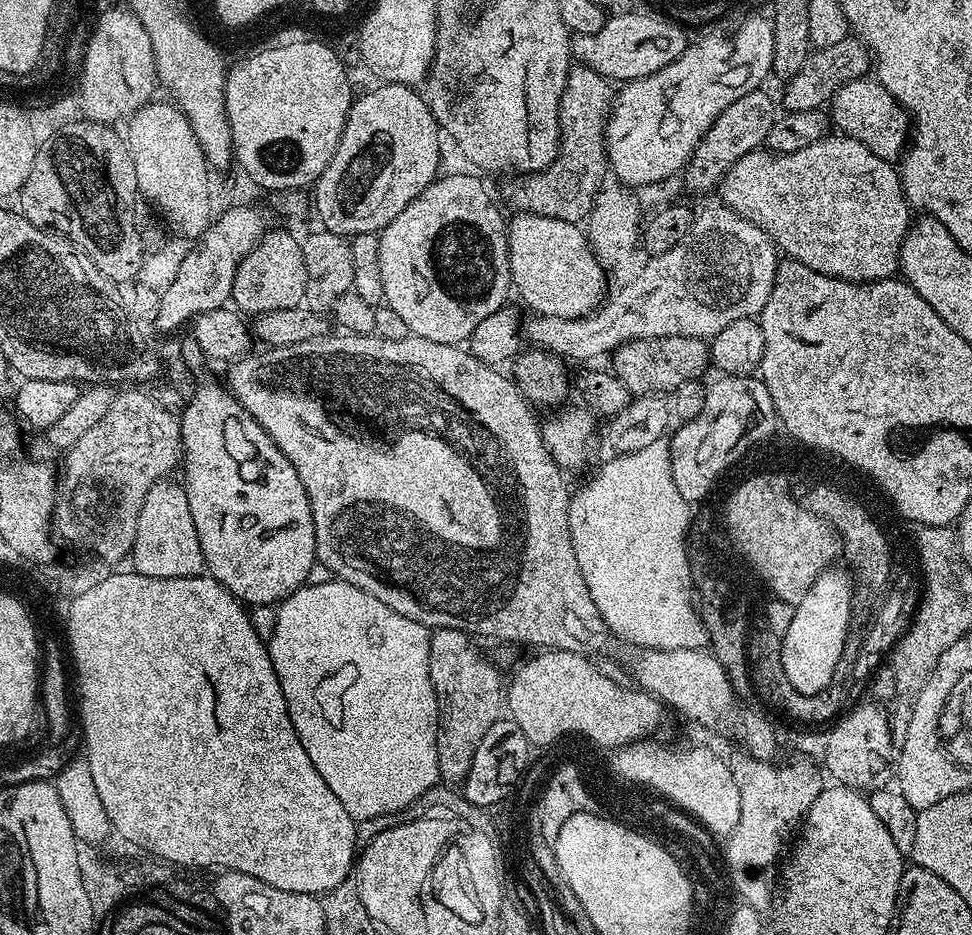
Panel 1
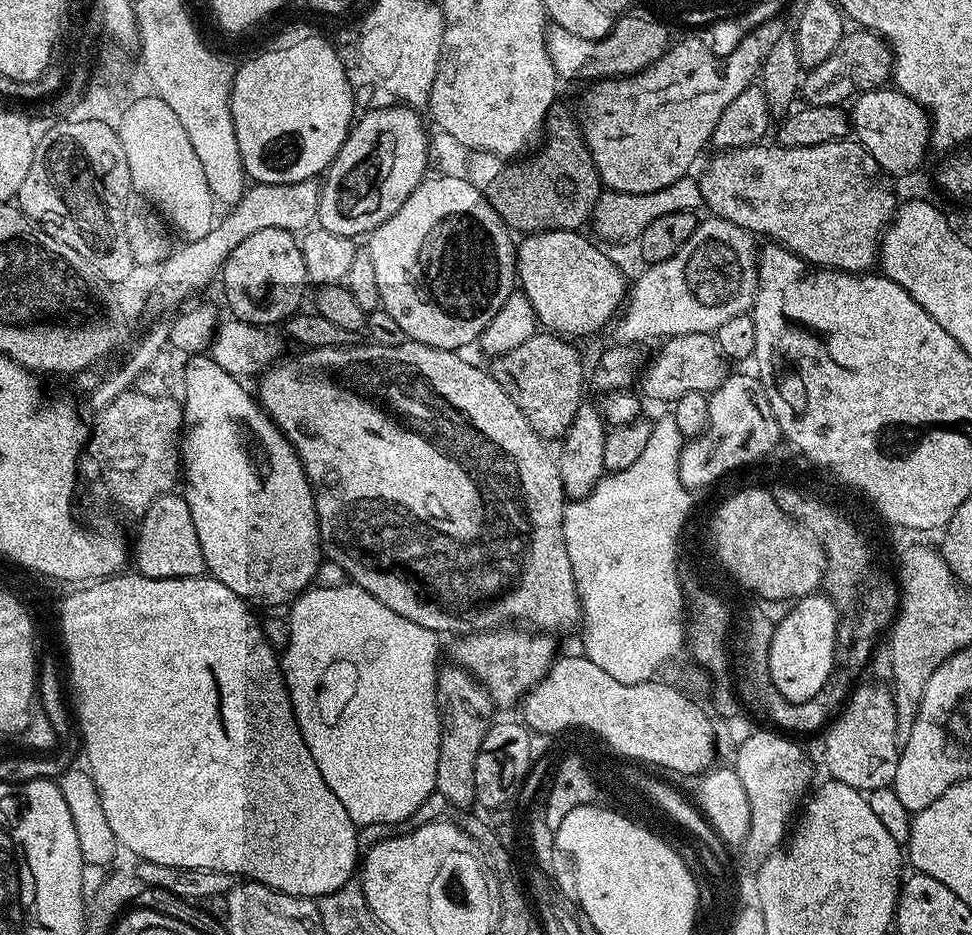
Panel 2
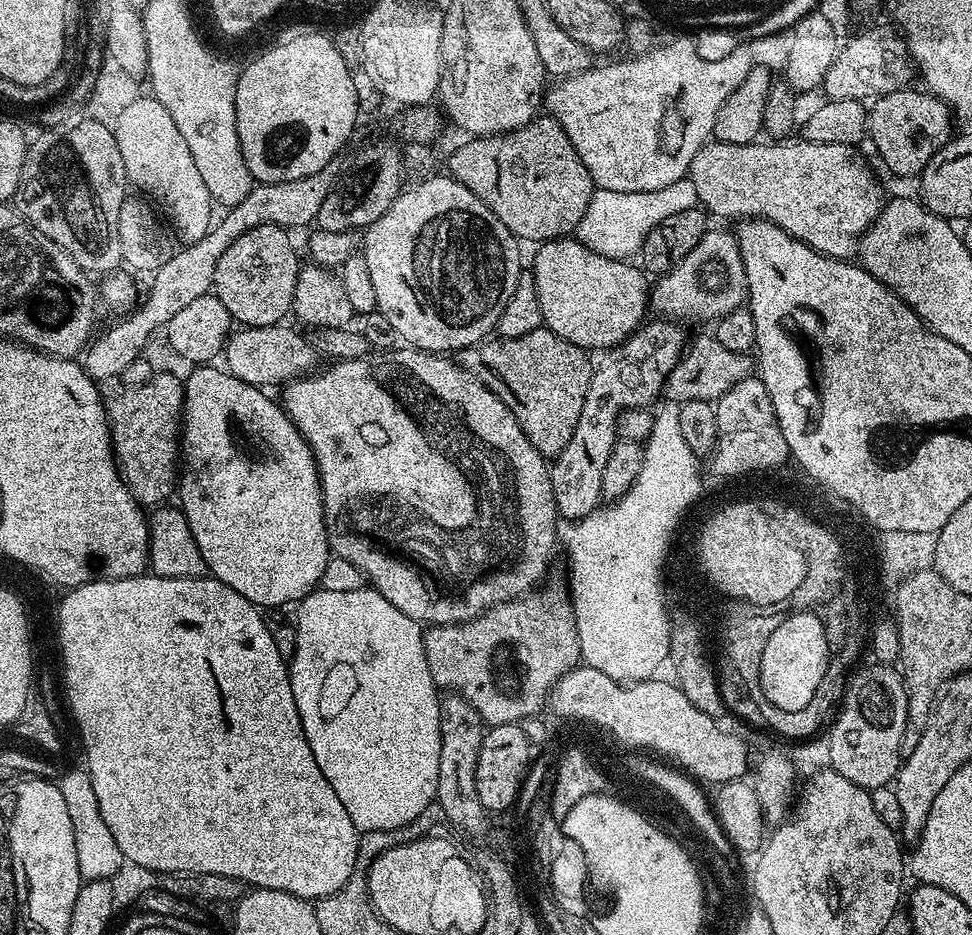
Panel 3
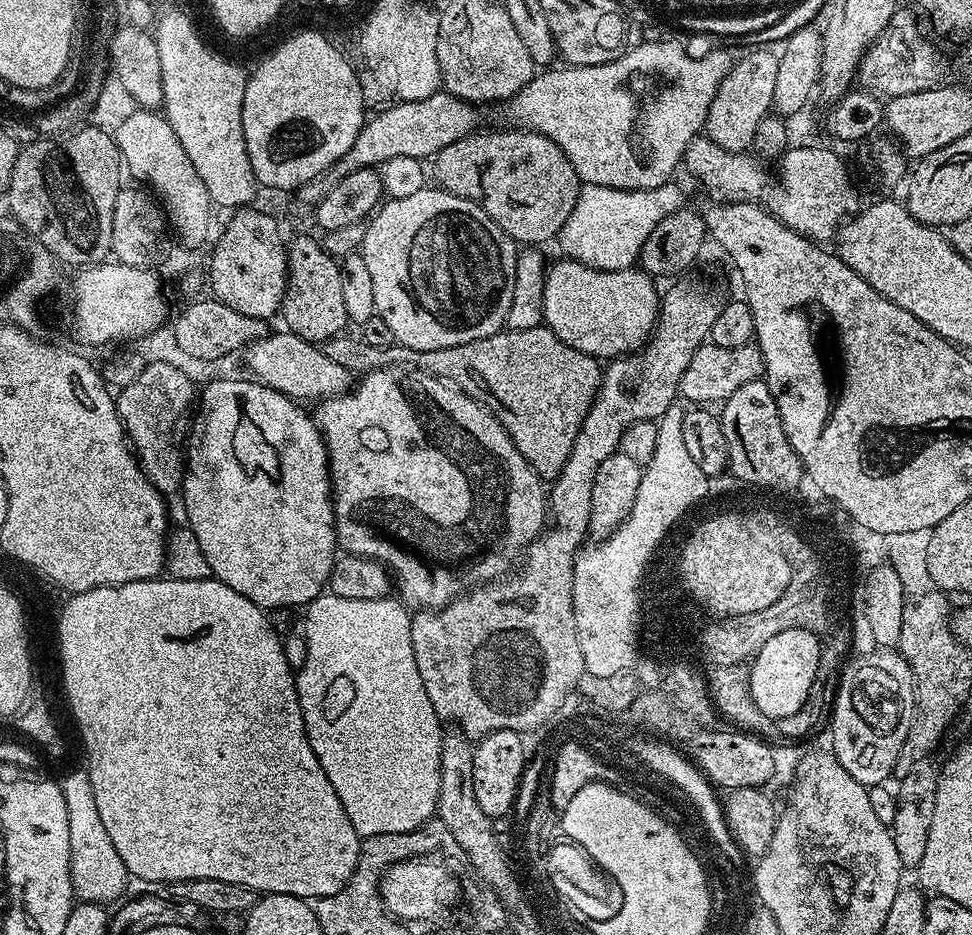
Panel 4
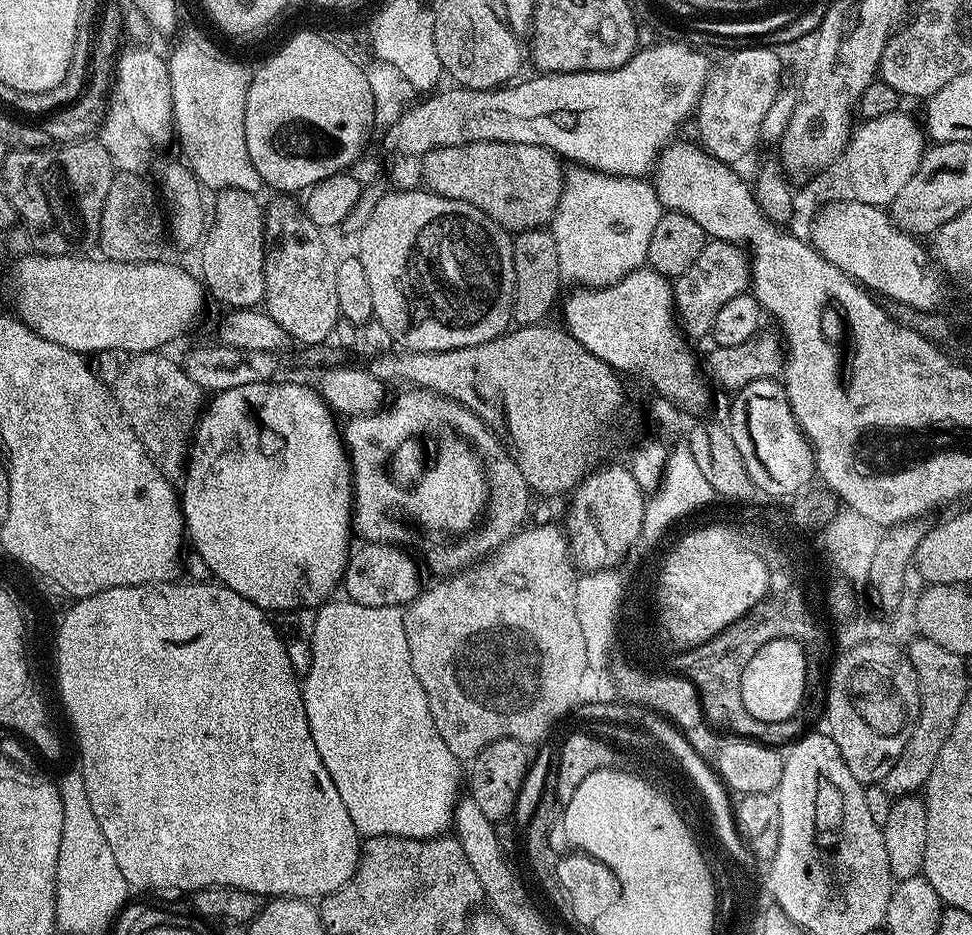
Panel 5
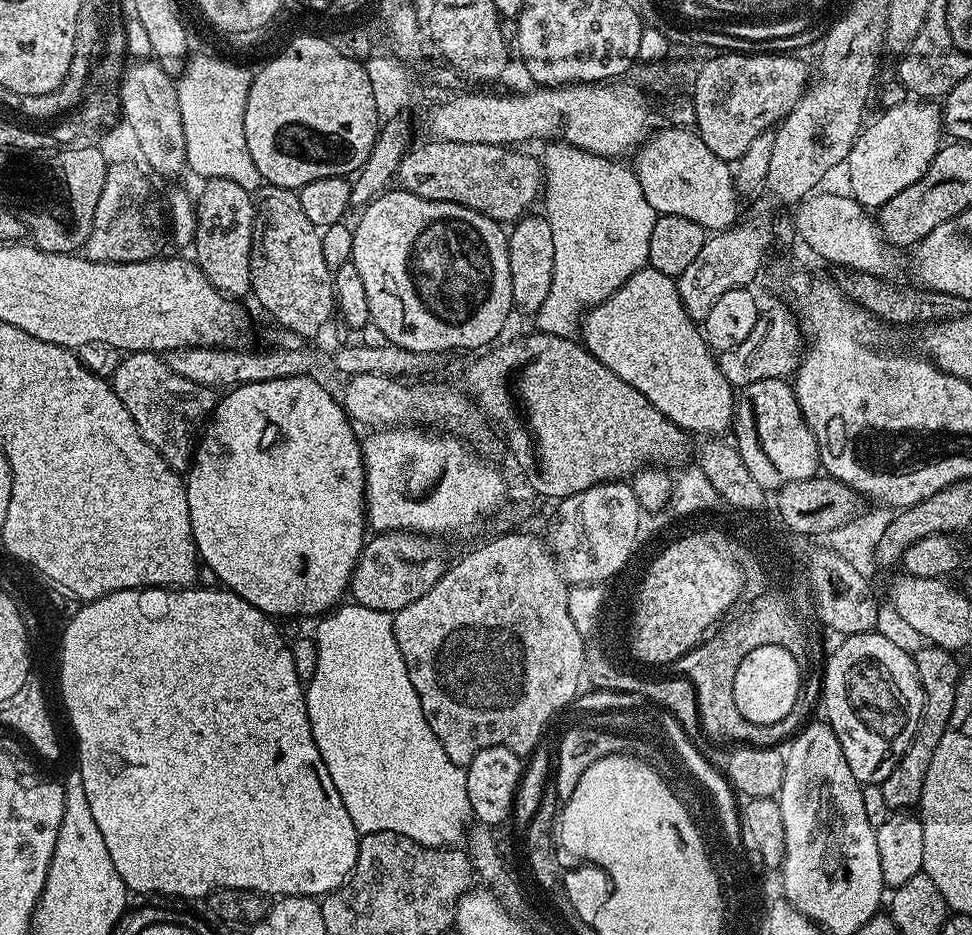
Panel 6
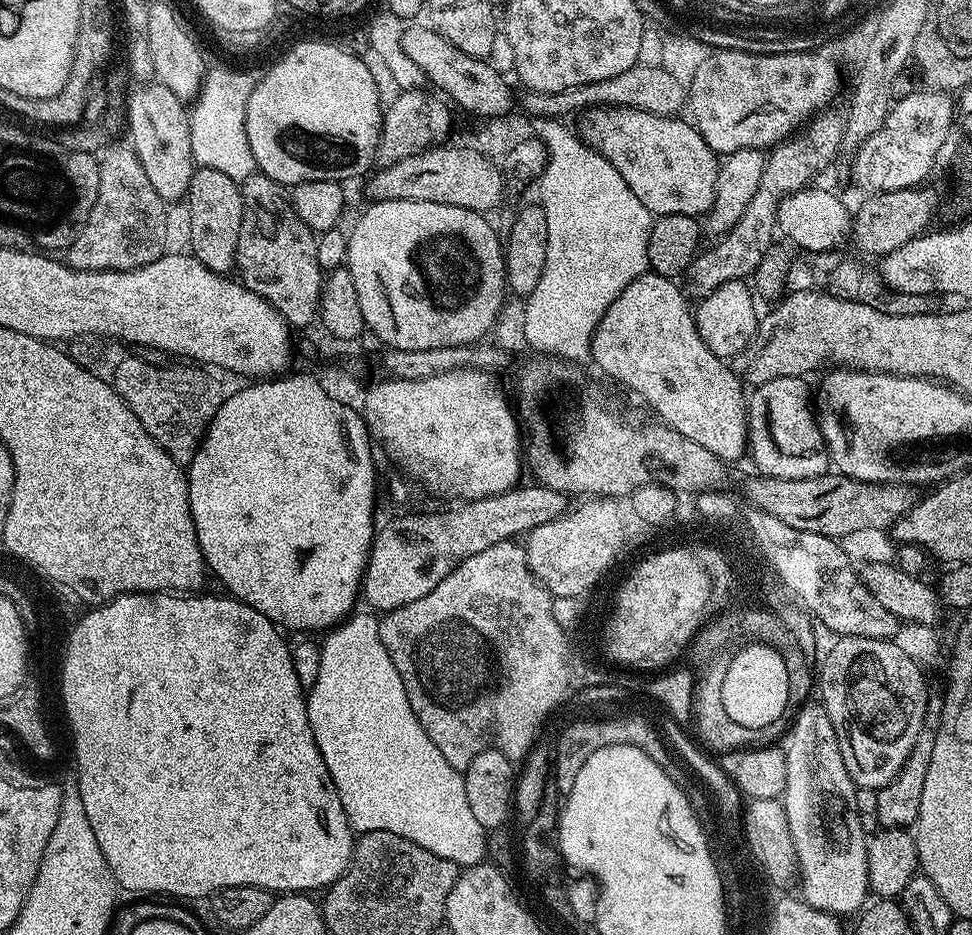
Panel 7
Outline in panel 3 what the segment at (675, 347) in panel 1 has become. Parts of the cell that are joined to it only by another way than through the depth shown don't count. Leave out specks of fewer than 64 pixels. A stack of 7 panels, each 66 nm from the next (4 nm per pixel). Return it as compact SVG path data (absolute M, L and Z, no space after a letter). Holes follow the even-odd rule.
M715 335L700 336L691 341L685 347L684 353L680 356L680 361L670 370L670 374L664 383L663 395L669 396L675 402L685 400L721 400L738 382L742 382L746 377L753 375L754 360L749 353L726 350L722 342L718 342Z

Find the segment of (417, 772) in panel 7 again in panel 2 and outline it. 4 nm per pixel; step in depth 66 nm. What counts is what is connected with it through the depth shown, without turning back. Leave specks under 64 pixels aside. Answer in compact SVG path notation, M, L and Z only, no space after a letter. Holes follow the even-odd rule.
M351 582L337 588L309 587L307 590L301 592L295 600L291 601L291 608L292 613L287 613L286 616L288 622L288 645L282 649L282 655L279 657L280 671L284 673L284 684L288 688L288 697L292 703L292 713L296 715L300 733L310 750L310 754L314 758L314 762L318 766L318 770L322 770L322 778L326 778L326 786L330 786L330 790L334 790L334 798L338 798L338 802L342 802L342 807L346 810L346 814L350 814L350 818L358 826L373 824L374 822L390 822L393 824L394 822L402 822L406 818L410 818L414 814L414 810L418 810L418 806L422 806L422 802L426 802L426 798L430 798L430 794L436 791L438 750L440 749L440 711L436 705L436 673L438 671L436 659L440 656L441 637L437 633L431 632L426 626L418 626L418 622L410 622L410 618L402 618L402 614L394 614L394 610L390 610L390 606L378 602L378 598L374 598L374 594L370 594L364 588L361 588L360 585Z

